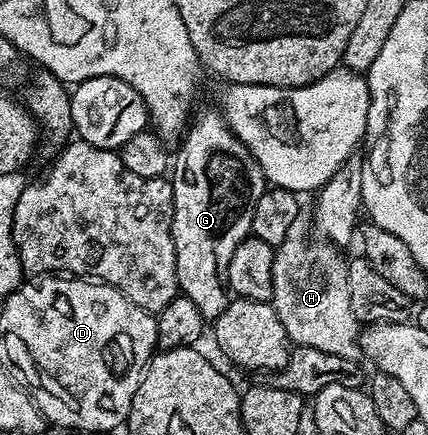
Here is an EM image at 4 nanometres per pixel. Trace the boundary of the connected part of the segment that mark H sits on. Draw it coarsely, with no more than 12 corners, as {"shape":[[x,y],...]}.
{"shape":[[299,216],[276,247],[290,343],[361,354],[349,262]]}

